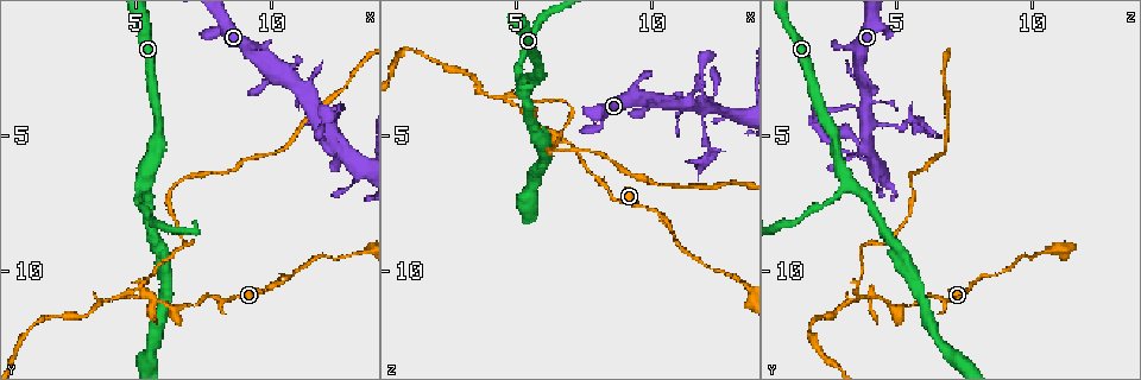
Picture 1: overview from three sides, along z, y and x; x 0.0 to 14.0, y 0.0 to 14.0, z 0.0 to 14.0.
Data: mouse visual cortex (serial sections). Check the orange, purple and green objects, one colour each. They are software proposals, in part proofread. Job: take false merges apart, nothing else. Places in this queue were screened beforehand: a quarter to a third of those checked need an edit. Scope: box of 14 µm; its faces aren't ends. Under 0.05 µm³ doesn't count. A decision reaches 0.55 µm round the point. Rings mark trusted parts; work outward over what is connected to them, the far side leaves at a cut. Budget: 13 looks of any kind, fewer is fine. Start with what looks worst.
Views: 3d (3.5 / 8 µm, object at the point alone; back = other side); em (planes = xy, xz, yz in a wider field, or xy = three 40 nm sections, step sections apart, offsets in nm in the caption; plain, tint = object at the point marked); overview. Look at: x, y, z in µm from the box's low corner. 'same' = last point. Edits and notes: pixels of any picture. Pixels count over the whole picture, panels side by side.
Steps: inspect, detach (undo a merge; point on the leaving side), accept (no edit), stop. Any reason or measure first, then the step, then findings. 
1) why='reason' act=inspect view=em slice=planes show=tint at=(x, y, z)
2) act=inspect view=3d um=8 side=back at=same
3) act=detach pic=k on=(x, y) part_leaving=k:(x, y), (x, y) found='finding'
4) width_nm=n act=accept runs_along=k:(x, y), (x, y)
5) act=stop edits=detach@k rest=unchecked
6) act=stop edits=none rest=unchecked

why='sharp bend' act=inspect view=3d um=3.5 at=(12.2, 4.4, 5.5)

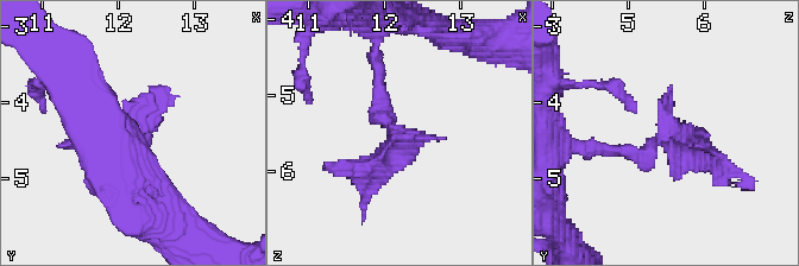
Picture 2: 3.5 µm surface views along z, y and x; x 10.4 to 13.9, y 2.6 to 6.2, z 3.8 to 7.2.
act=inspect view=em slice=xy step=1 show=tint at=(12.25, 4.40, 5.55)

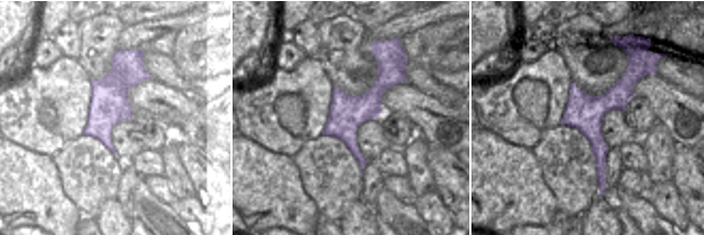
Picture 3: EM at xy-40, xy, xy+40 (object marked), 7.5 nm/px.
width_nm=280 act=detach pic=2 on=(373, 163) part_leaving=2:(392, 126), (404, 153), (364, 209) found='two cells meet here'

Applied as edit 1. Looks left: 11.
act=inspect view=overview

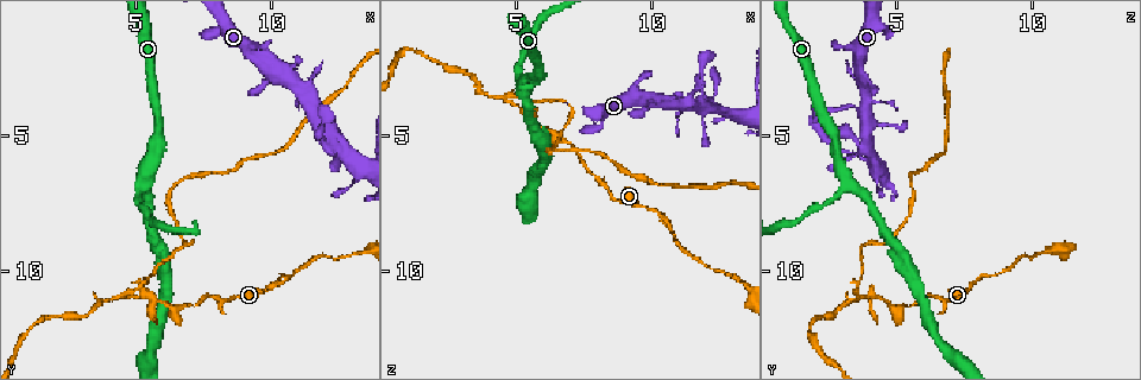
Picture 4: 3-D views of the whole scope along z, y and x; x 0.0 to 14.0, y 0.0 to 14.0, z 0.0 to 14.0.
why='branch point' act=inspect view=3d um=3.5 at=(6.5, 11.3, 5.0)

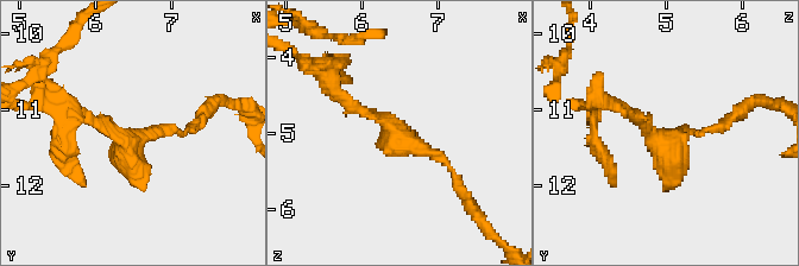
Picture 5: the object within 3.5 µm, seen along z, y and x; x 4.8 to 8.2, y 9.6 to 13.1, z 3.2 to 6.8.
why='need the tissue' act=inspect view=em slice=xy step=2 show=tint at=(6.50, 11.40, 5.05)

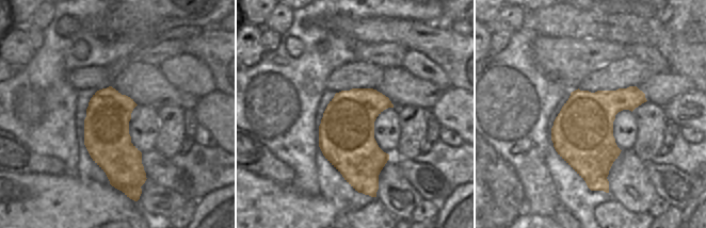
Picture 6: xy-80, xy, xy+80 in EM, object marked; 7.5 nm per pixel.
act=accept runs_along=5:(458, 183), (440, 158), (338, 95) found='one cell here'

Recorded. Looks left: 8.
why='three arms meet' act=inspect view=3d um=8 at=(4.6, 11.0, 3.6)

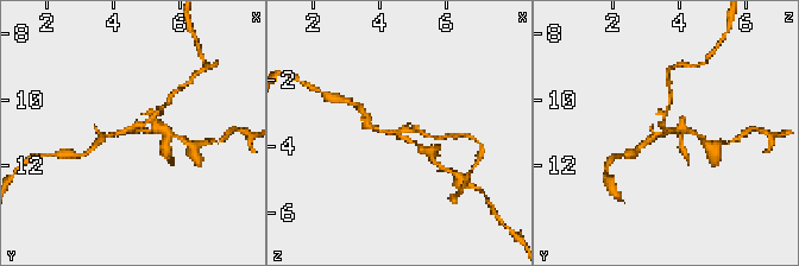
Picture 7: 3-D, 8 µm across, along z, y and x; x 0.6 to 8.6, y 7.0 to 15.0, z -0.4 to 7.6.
why='zoom in' act=inspect view=3d um=3.5 at=(4.7, 11.0, 3.7)

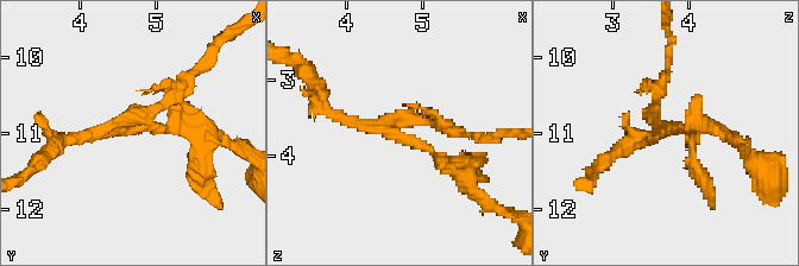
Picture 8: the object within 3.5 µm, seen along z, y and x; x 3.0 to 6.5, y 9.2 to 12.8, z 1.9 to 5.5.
arms=3 arm_widths_nm=150,150,200 act=inspect view=em slice=xy step=5 show=tint at=(4.60, 10.90, 3.70)

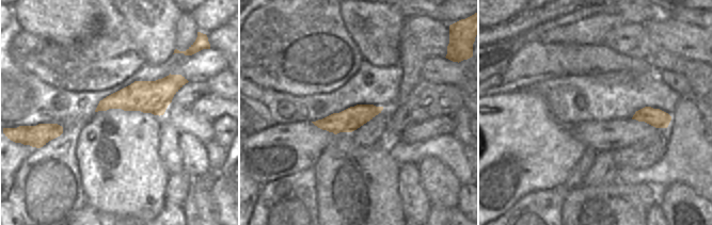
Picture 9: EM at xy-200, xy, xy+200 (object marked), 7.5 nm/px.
act=accept runs_along=8:(705, 122), (662, 126), (653, 115), (662, 83) found='continuous, no second cell'

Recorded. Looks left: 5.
why='abrupt turn' act=inspect view=3d um=3.5 at=(7.0, 9.0, 3.8)

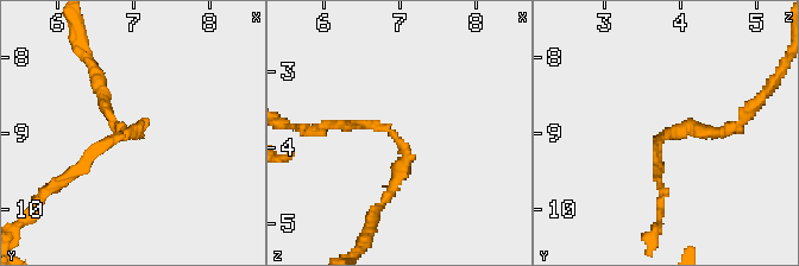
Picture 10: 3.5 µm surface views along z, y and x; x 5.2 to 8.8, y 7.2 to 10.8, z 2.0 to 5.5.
arm_widths_nm=150,150 why='shape alone is not enough' act=inspect view=em slice=xy step=1 show=tint at=(6.95, 9.00, 3.85)

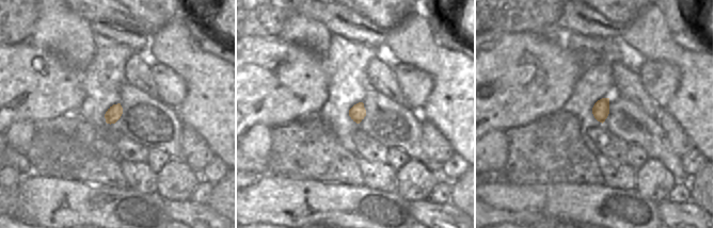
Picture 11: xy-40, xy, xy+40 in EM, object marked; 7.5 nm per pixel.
act=accept runs_along=10:(658, 179), (661, 137), (734, 128) found='continuous, no second cell'

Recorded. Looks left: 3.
why='thin arm on a thick one' act=inspect view=3d um=3.5 at=(12.1, 5.2, 3.9)

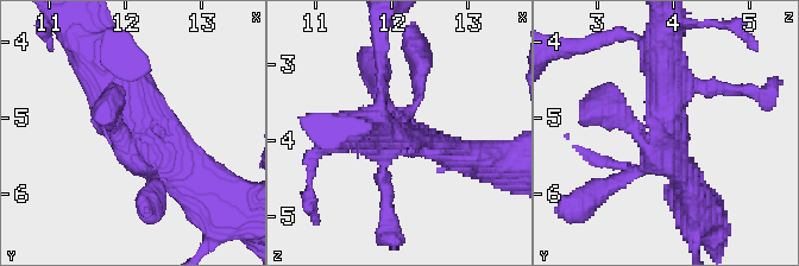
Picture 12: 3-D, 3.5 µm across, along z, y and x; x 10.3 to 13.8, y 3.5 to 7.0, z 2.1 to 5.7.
arms=4 arm_widths_nm=150,250,350,600 act=inspect view=em slice=xy step=1 show=tint at=(12.10, 5.20, 3.90)

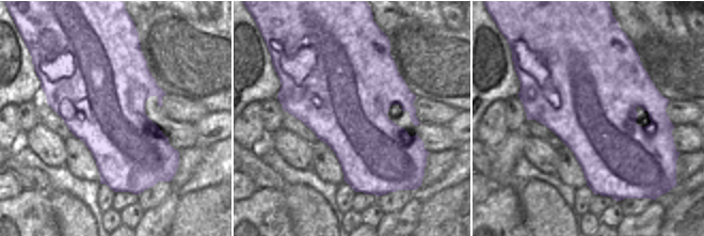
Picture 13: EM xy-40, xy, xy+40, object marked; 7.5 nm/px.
width_nm=750 act=accept runs_along=12:(98, 57), (131, 130), (189, 184) found='continuous, no second cell'

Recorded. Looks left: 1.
act=stop edits=detach@2 rest=unchecked

